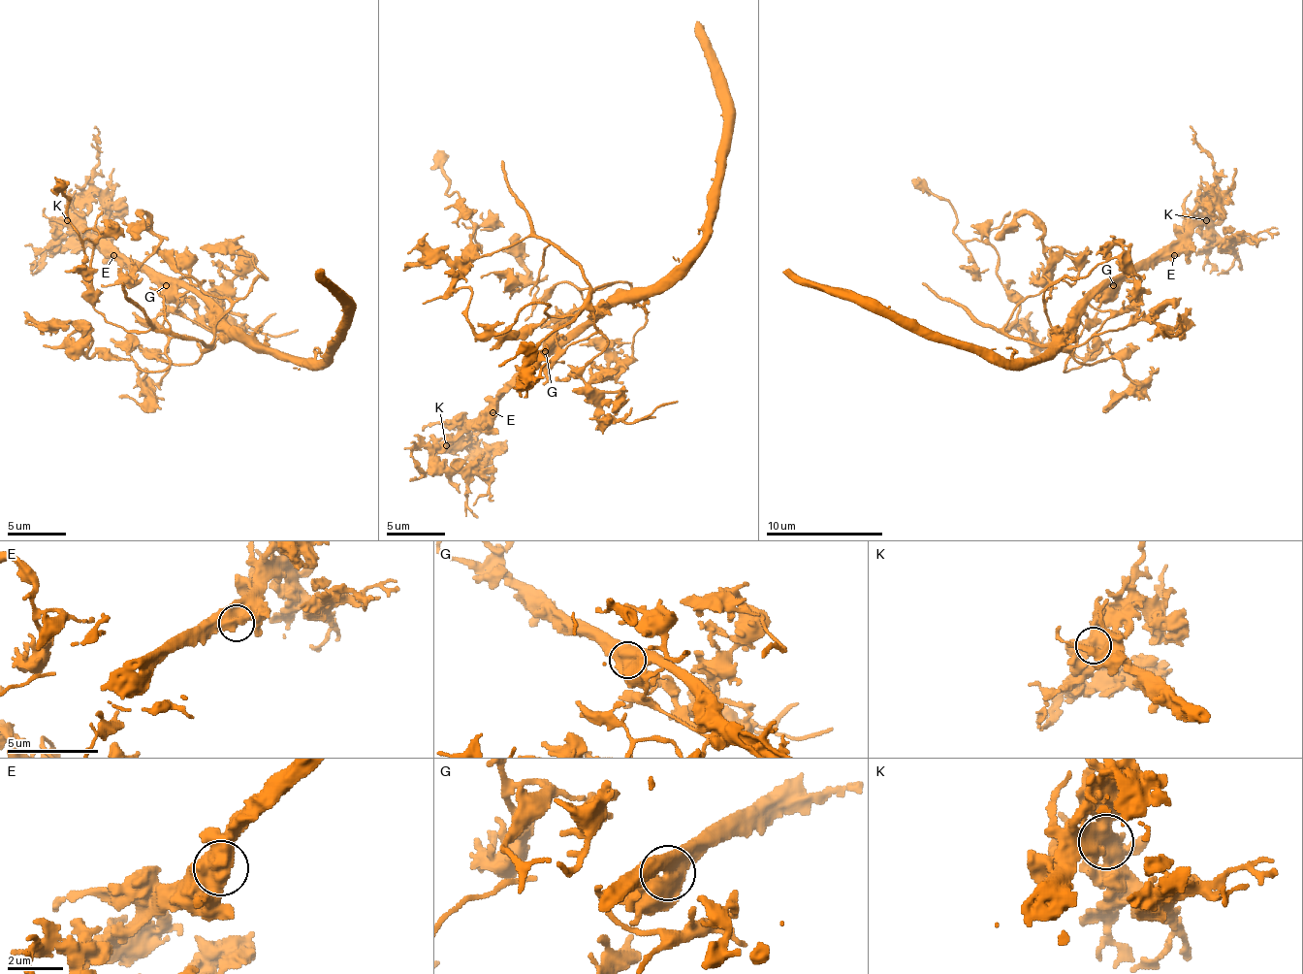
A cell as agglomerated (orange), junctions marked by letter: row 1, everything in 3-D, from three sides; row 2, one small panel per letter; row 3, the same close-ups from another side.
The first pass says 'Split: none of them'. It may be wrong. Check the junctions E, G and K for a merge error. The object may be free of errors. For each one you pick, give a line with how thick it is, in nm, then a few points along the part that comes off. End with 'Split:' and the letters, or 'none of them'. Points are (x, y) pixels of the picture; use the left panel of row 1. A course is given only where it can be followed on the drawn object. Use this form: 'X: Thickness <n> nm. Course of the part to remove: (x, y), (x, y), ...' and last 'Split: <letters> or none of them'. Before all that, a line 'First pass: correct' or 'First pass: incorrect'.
First pass: incorrect
G: Thickness 750 nm. Course of the part to remove: (167, 284), (175, 308), (216, 335), (213, 346), (128, 332), (96, 308), (93, 243), (76, 232), (57, 178)
Split: G

